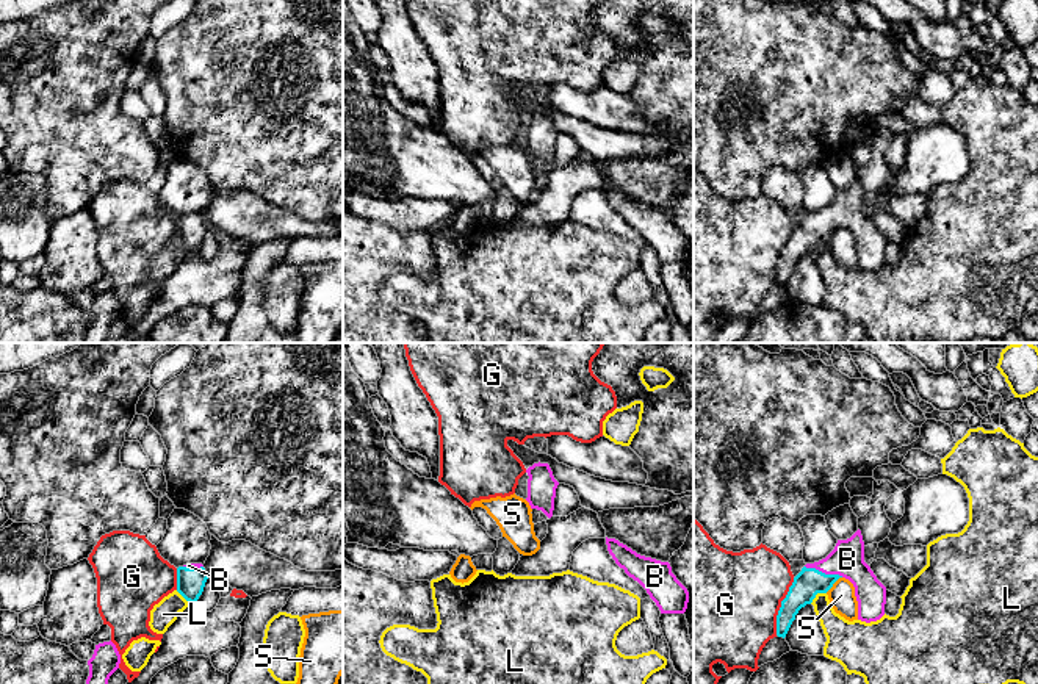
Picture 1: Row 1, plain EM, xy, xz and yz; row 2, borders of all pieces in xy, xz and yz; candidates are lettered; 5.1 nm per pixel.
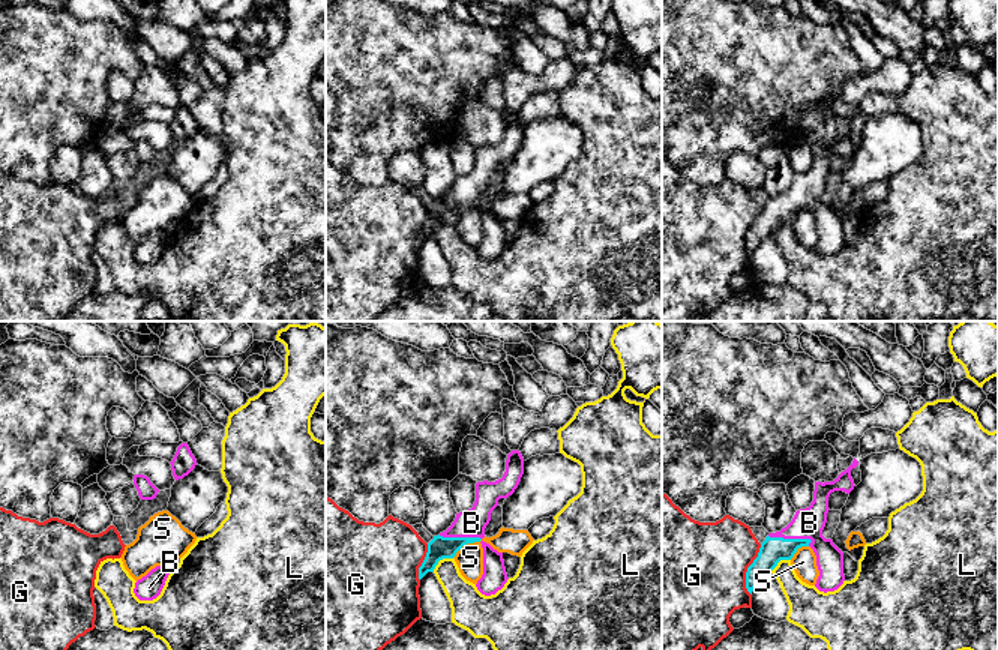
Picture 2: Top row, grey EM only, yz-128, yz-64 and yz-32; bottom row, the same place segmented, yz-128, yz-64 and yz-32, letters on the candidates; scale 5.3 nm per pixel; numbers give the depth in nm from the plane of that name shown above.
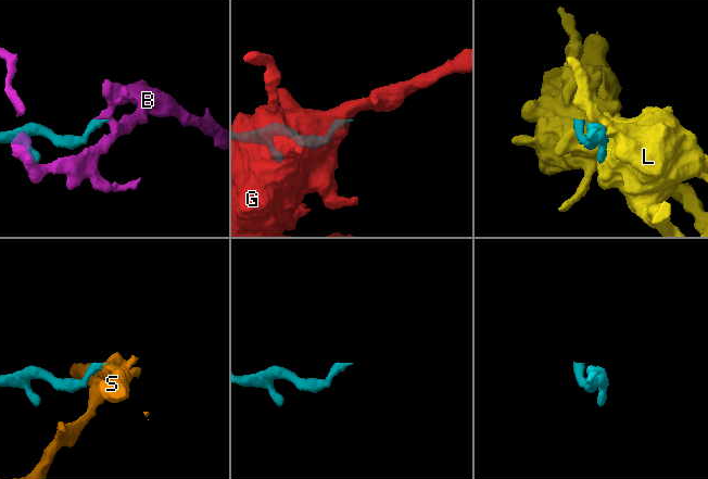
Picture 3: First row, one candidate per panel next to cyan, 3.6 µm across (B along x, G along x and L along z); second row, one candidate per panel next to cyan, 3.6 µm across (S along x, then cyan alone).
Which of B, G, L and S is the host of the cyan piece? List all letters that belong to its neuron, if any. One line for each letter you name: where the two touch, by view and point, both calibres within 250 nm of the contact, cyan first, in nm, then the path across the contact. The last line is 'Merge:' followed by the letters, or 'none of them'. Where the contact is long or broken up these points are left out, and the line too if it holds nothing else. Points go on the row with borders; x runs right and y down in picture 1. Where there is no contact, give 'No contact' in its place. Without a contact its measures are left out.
B: Touches cyan at yz (824, 573). Thickness 150 nm (cyan) against 180 nm. Path across: yz (808, 583), (824, 573), (847, 559)
Merge: B

